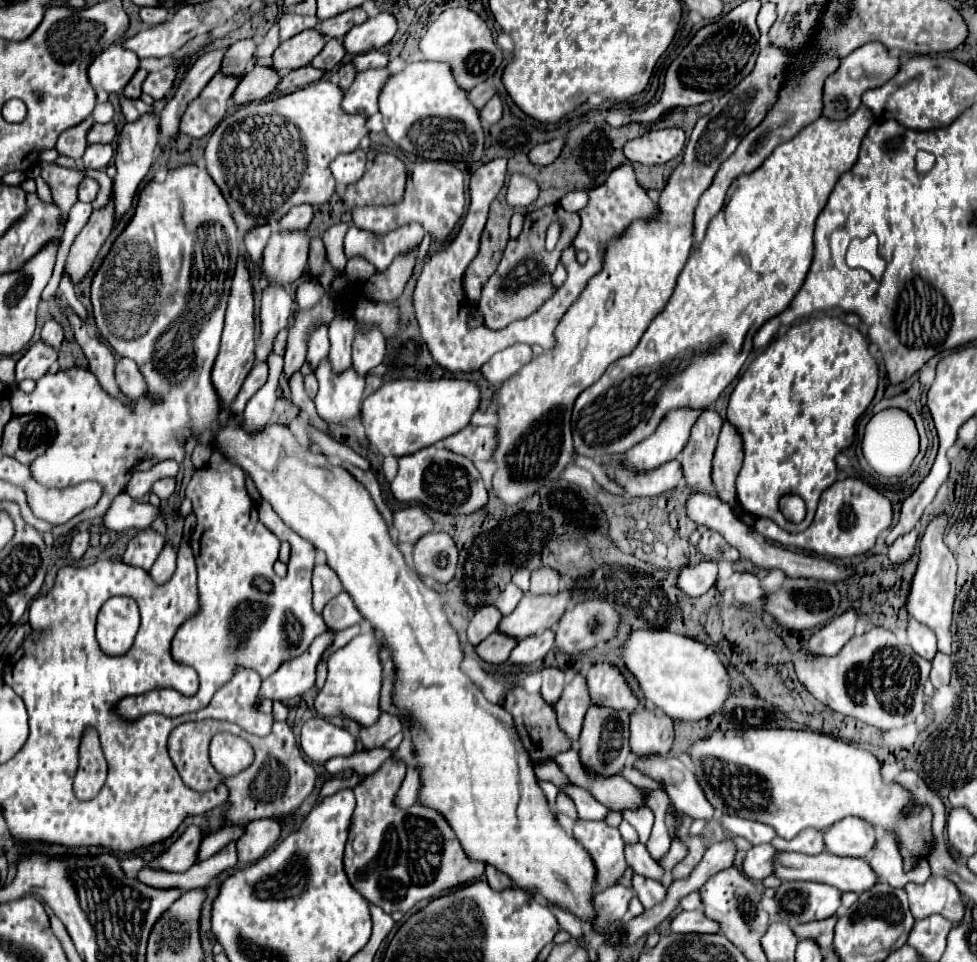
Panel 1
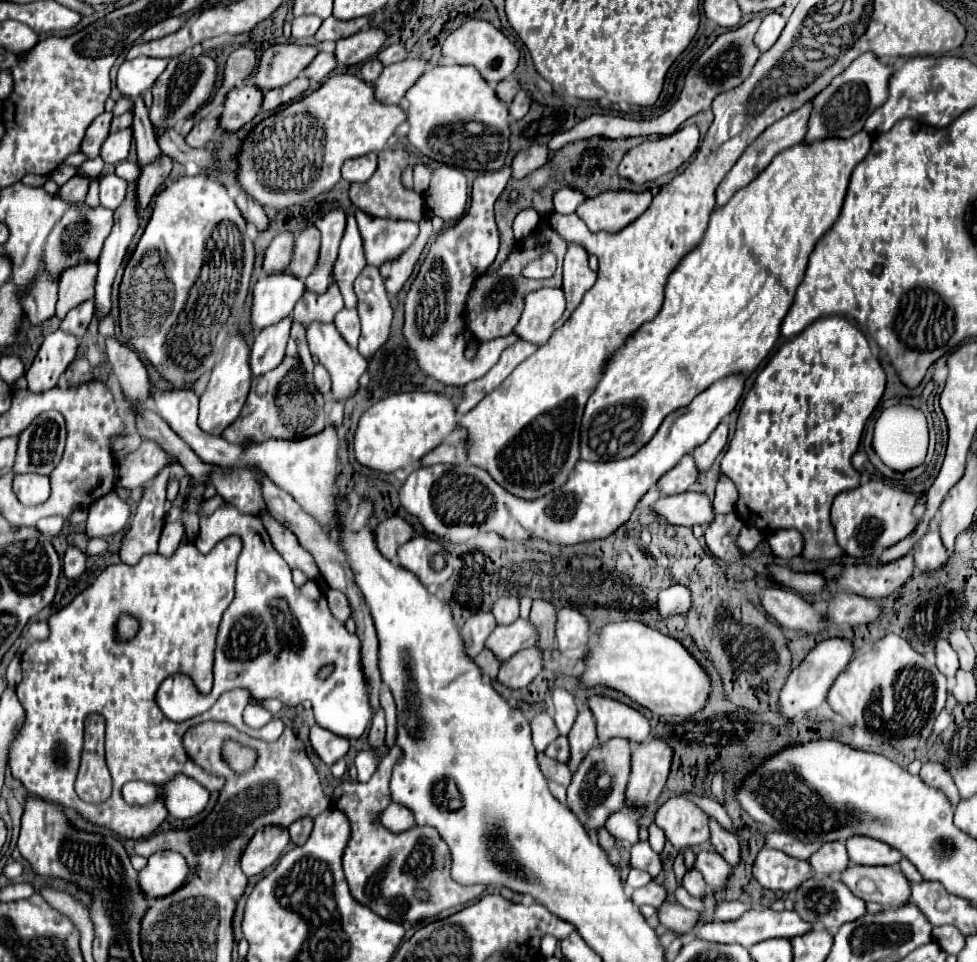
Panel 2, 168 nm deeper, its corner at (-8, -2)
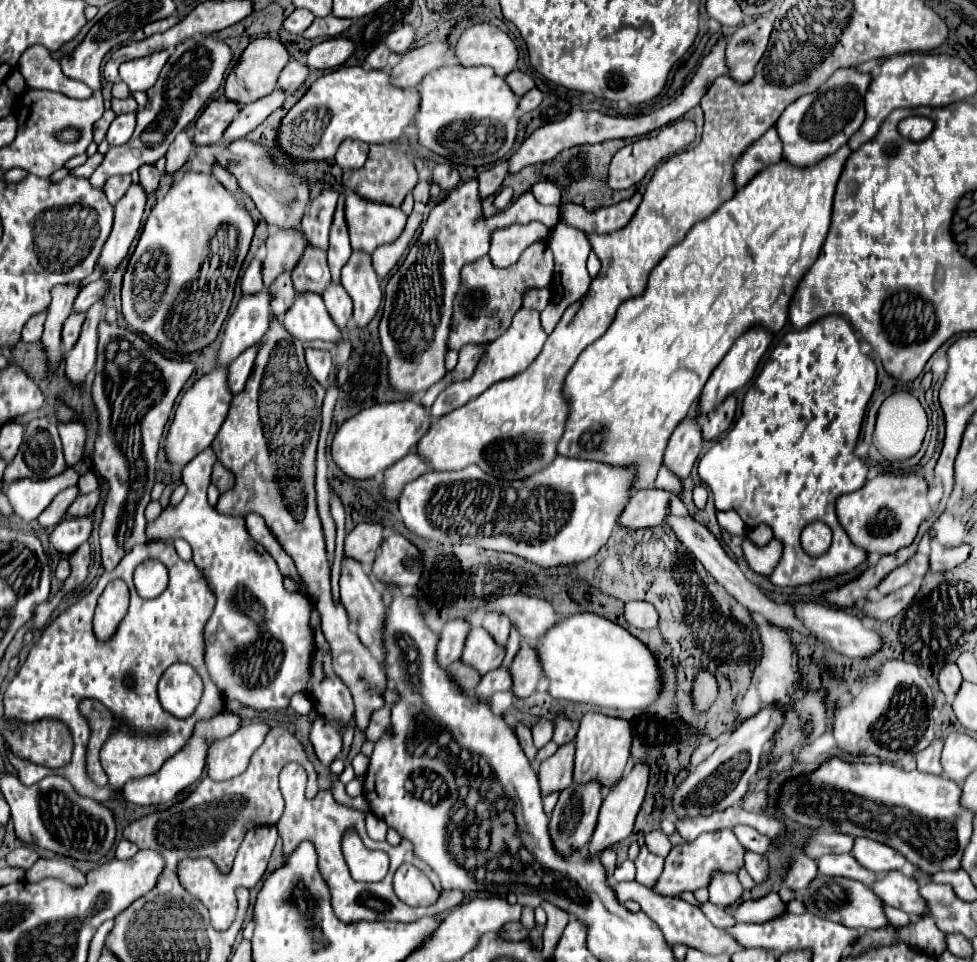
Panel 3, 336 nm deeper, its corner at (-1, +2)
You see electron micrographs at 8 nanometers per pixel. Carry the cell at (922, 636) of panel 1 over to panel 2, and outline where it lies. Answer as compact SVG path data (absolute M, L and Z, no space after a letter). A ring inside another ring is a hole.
M946 640L936 642L936 666L948 680L954 680L954 676L960 668L958 666L958 654L952 650L952 646Z

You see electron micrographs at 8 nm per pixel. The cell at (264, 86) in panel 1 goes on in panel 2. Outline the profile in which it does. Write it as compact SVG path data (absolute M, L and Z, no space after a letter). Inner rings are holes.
M252 84L244 88L232 88L226 94L224 110L220 114L220 128L226 132L234 132L248 124L258 112L262 104L262 92Z

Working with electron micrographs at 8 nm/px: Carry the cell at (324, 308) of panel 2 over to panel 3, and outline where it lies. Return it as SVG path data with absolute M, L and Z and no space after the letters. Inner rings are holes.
M311 246L305 248L299 264L291 272L295 292L315 292L323 294L331 284L331 274L327 266L327 254Z

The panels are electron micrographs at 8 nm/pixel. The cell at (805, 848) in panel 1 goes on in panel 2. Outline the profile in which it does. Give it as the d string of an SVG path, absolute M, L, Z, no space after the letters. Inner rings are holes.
M840 842L834 844L824 844L812 858L810 858L812 868L818 874L840 874L850 866L848 854L846 854L846 846Z

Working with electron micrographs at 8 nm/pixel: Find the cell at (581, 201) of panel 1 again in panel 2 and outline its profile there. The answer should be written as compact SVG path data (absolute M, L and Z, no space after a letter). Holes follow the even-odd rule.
M562 188L562 190L558 190L554 194L552 200L554 200L554 212L558 212L558 214L572 214L578 208L578 204L584 200L584 196L578 190Z

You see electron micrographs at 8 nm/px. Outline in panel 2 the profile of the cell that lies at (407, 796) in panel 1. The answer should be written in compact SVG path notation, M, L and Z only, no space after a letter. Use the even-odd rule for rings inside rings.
M390 802L384 808L384 812L380 816L380 822L390 832L404 832L404 830L414 826L414 816L412 816L412 812L408 808L404 808L404 806L396 804L396 802Z

